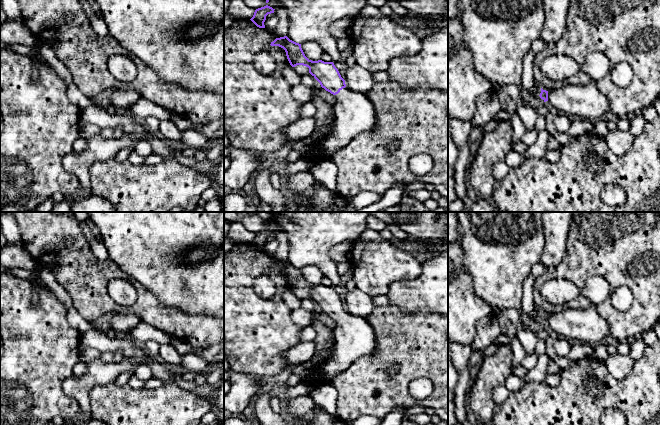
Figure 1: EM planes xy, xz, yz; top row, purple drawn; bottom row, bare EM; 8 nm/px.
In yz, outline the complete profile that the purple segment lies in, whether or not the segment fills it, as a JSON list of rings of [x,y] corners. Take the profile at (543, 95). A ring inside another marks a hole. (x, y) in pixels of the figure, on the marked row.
[[[592,81],[584,85],[568,84],[550,92],[541,88],[539,96],[556,113],[592,122],[609,117],[609,101]]]

